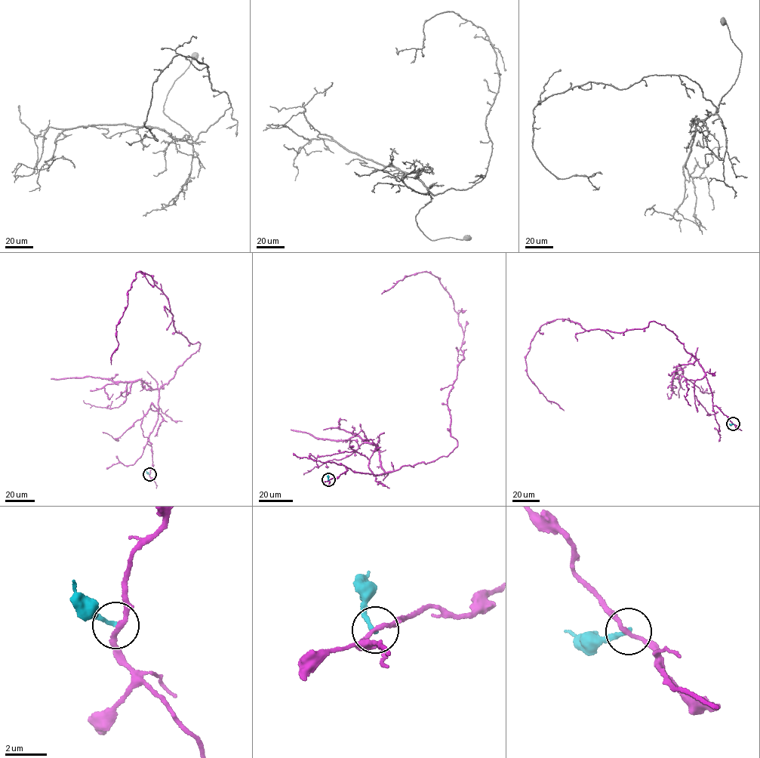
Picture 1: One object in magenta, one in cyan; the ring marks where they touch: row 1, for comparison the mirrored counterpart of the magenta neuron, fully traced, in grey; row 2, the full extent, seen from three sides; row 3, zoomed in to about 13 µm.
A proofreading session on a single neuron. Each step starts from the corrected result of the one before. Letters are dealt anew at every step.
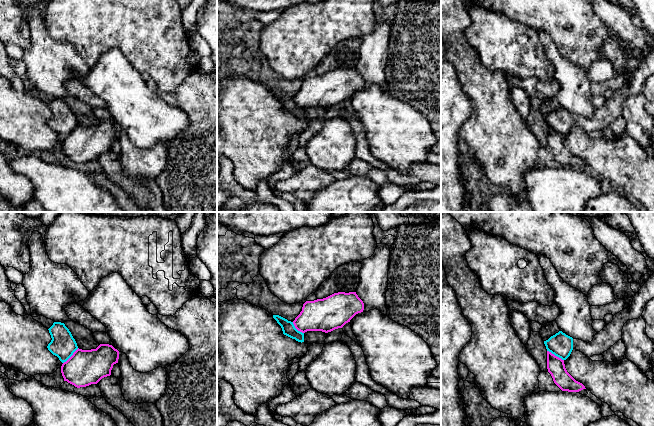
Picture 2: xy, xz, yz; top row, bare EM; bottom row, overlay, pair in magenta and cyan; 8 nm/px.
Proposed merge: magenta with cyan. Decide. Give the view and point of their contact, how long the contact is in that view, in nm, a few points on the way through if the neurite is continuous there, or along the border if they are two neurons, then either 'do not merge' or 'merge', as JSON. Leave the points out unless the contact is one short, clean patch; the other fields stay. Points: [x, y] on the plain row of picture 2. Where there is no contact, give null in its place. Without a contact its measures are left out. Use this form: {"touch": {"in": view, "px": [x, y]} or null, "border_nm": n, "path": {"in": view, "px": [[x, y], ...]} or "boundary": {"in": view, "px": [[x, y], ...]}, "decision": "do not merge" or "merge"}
{"touch": {"in": "yz", "px": [554, 131]}, "border_nm": 160, "boundary": {"in": "yz", "px": [[547, 126], [563, 136]]}, "decision": "do not merge"}

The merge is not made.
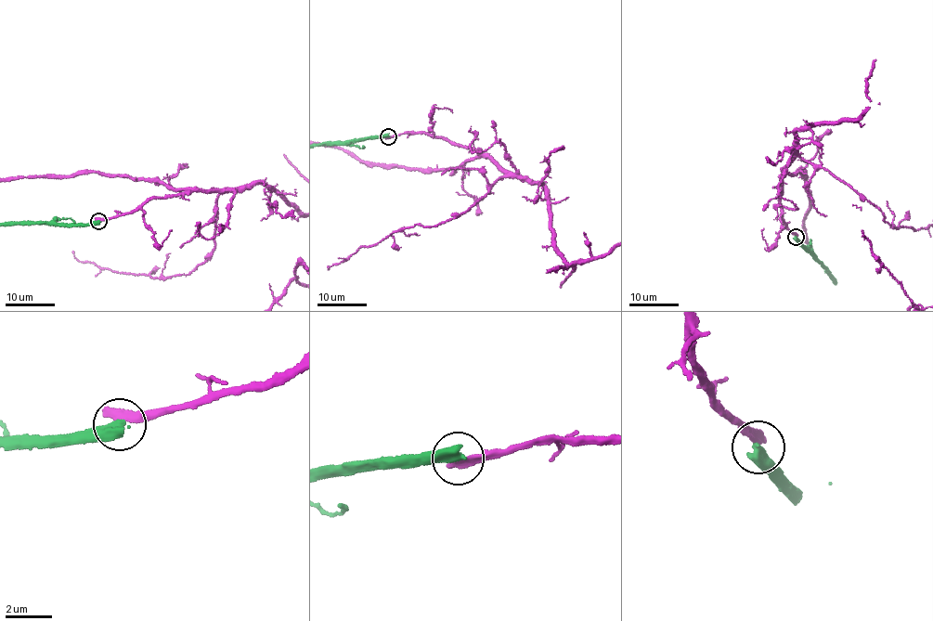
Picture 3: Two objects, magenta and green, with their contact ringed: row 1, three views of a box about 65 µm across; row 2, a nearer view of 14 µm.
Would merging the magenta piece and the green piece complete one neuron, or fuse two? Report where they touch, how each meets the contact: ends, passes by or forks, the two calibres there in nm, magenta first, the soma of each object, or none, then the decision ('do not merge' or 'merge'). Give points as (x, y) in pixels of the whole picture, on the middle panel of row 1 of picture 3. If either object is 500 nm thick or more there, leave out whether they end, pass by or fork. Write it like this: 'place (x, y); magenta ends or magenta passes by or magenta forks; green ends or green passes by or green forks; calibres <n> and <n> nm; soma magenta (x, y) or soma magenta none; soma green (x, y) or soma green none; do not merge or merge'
place (388, 136); calibres 360 and 550 nm; soma magenta none; soma green none; do not merge

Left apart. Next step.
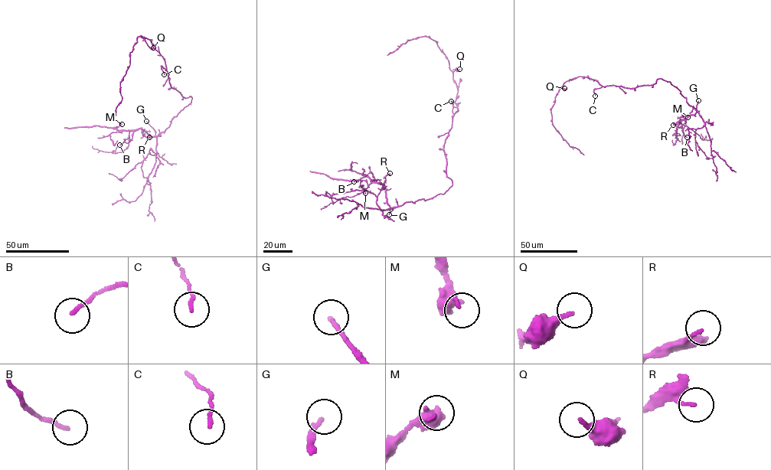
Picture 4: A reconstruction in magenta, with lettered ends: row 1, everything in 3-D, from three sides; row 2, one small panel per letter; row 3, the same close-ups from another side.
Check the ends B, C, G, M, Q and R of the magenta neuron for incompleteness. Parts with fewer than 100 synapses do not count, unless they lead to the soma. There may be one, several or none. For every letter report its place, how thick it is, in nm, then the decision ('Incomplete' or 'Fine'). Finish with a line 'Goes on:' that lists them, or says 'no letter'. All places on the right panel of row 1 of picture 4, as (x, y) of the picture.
B: Place: (687, 137). Thickness 170 nm. Fine
C: Place: (595, 96). Thickness 120 nm. Fine
G: Place: (698, 100). Thickness 170 nm. Incomplete
M: Place: (687, 117). Thickness 200 nm. Fine
Q: Place: (564, 88). Thickness 200 nm. Fine
R: Place: (673, 125). Thickness 110 nm. Fine
Goes on: G

